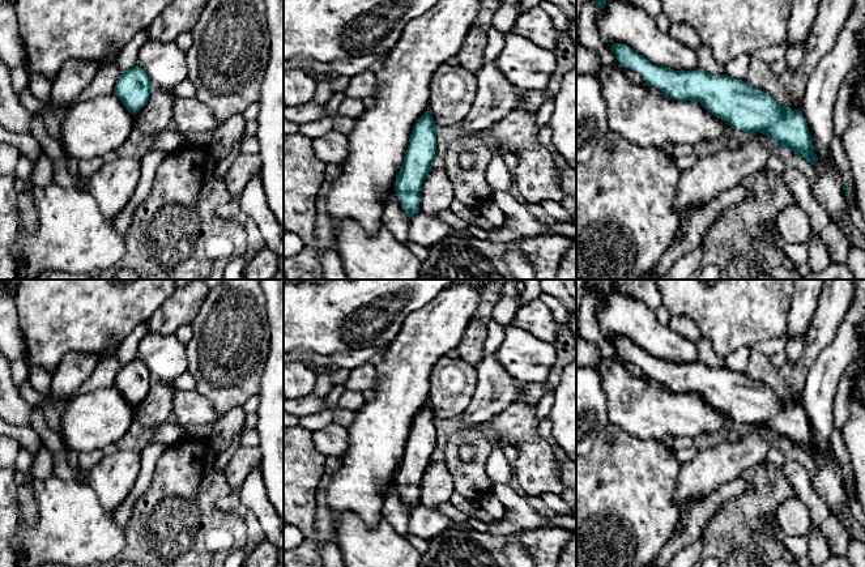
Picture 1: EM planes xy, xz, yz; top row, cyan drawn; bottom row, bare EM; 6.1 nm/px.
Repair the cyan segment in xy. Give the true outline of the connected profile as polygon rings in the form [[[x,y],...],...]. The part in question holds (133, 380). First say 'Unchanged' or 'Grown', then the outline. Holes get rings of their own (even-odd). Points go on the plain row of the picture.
Unchanged. [[[136,358],[122,364],[114,387],[131,406],[136,408],[146,397],[152,383],[153,376],[149,368],[141,359]]]

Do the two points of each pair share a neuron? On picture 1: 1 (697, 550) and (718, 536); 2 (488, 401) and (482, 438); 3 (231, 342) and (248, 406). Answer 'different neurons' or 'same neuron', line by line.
1: different neurons
2: different neurons
3: different neurons

